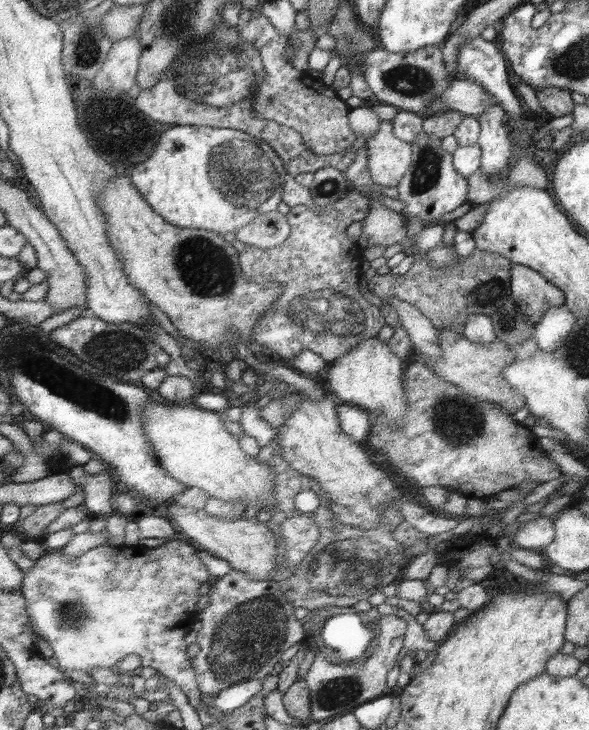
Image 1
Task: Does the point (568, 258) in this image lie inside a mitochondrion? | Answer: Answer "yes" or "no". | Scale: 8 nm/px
no

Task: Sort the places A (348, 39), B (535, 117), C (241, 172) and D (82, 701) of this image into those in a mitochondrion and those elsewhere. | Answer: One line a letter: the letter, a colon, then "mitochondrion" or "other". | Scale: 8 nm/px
A: mitochondrion
B: other
C: mitochondrion
D: other

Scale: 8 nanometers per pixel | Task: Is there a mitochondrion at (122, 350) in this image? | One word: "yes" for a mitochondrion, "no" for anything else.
yes

